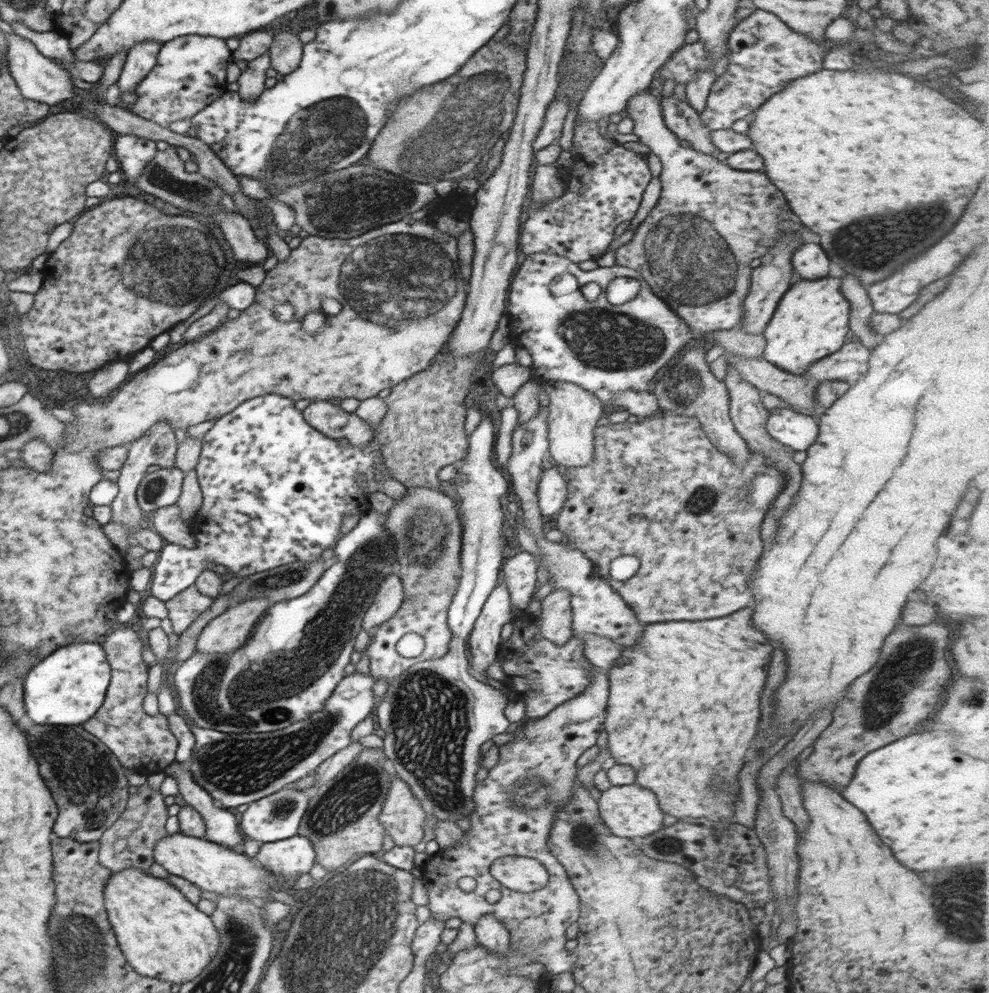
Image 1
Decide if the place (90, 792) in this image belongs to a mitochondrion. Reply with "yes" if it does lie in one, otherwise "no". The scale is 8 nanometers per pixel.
yes

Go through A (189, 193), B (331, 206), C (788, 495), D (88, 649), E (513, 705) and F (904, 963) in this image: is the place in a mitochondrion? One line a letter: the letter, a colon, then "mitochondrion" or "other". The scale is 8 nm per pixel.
A: mitochondrion
B: mitochondrion
C: other
D: other
E: other
F: other

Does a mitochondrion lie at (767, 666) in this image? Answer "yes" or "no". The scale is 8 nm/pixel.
no

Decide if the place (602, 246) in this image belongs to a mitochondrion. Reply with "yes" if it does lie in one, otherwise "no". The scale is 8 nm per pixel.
no

